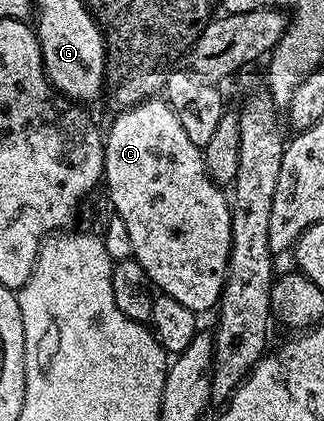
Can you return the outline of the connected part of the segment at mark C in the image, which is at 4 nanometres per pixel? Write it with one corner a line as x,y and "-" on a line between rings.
162,97
146,99
140,105
136,105
127,111
119,111
113,116
110,123
110,132
107,130
104,135
106,152
104,153
104,187
110,190
110,203
113,214
119,215
128,225
128,238
132,240
132,258
144,269
149,282
161,294
172,297
180,301
180,305
188,305
195,313
202,311
213,312
218,306
218,300
222,297
222,286
226,280
226,270
230,260
230,242
232,241
232,217
230,216
230,200
227,192
219,184
213,183
210,174
206,171
206,166
202,160
202,148
197,147
189,139
188,133
184,133
184,128
180,126
180,121
176,121
176,113
170,108
169,102

